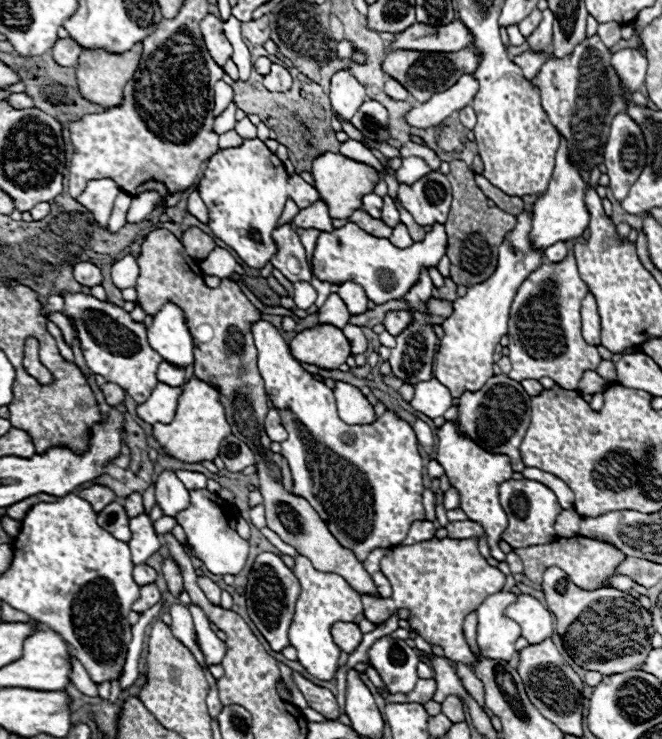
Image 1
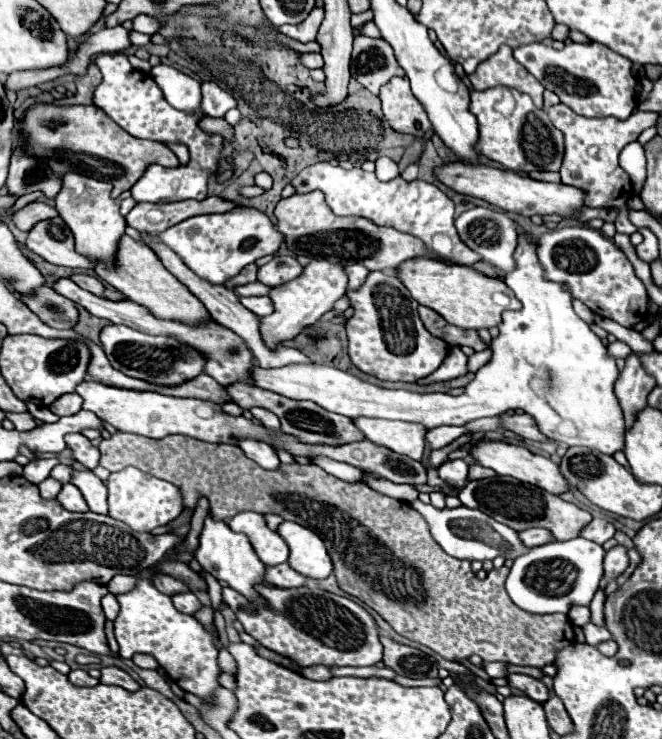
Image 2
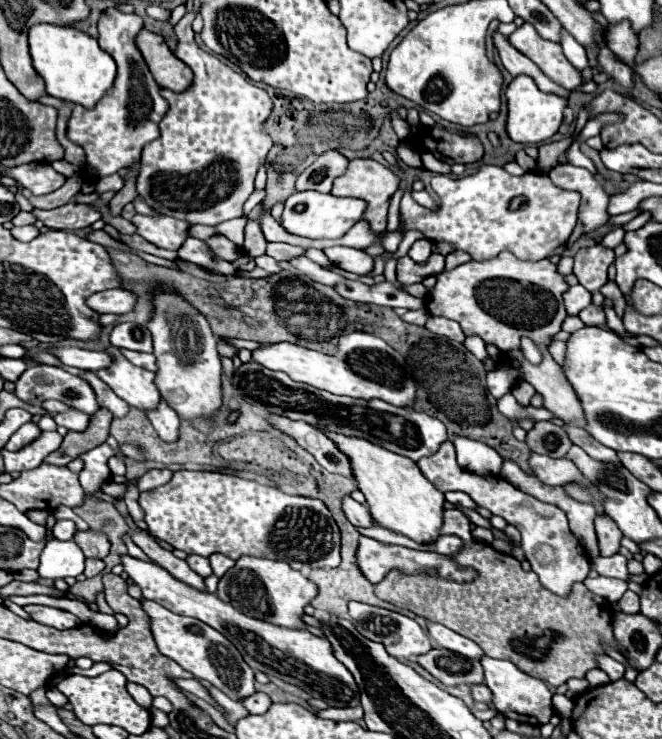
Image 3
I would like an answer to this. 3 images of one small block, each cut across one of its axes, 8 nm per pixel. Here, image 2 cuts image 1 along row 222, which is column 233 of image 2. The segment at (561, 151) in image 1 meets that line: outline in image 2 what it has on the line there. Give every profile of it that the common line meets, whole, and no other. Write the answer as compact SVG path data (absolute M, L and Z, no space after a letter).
M210 514L204 520L204 528L198 536L198 548L194 552L198 564L212 574L216 580L226 582L230 588L238 590L240 594L244 594L246 598L254 600L254 602L264 602L264 598L254 590L256 584L262 584L264 580L260 580L260 572L264 572L264 564L260 564L260 560L256 560L254 548L248 540L248 536L244 534L236 534L228 528L226 522L222 520L214 520Z

